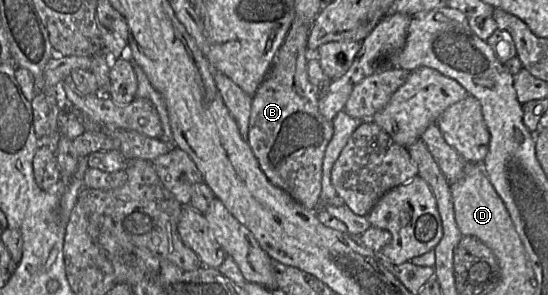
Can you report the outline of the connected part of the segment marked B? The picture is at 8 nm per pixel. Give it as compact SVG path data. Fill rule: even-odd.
M295 20L275 56L273 66L253 96L249 121L248 143L269 181L287 192L307 209L316 209L320 202L322 163L328 143L333 136L331 120L322 115L318 102L320 93L311 84L307 73L307 60L310 56L308 37L310 25Z

